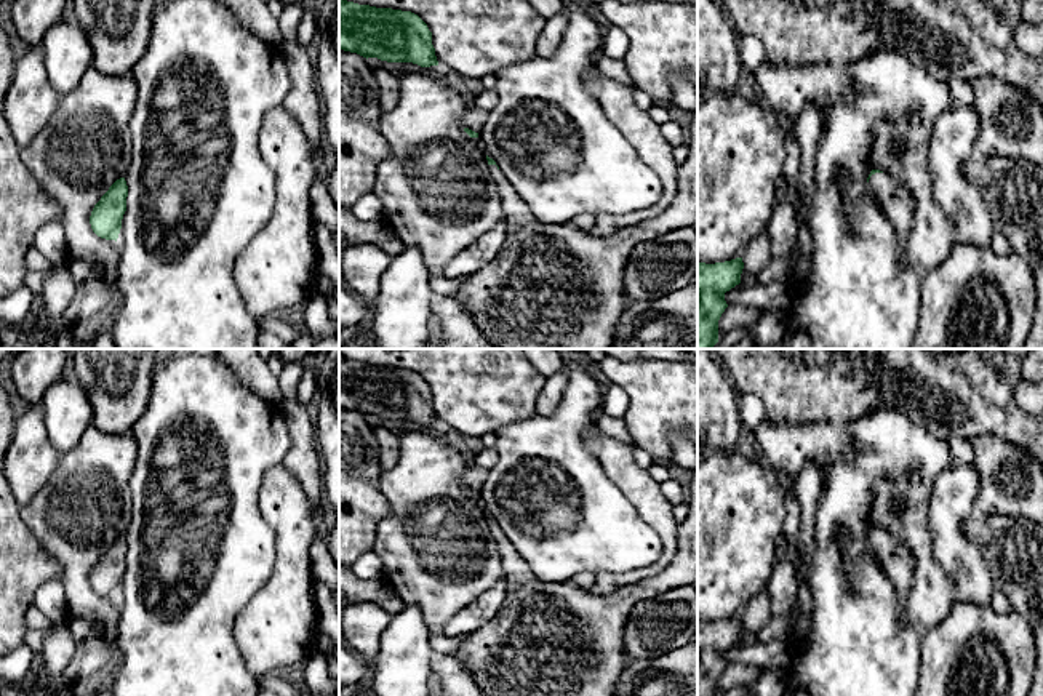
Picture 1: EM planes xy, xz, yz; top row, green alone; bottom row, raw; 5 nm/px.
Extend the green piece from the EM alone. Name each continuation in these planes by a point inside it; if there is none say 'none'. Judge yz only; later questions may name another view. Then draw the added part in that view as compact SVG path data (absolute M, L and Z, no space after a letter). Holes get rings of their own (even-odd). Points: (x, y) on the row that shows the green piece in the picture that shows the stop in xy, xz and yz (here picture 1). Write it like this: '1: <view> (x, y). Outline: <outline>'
1: yz (898, 204). Outline: M875 173L869 179L869 189L886 213L897 238L902 242L912 226L913 197L888 173Z

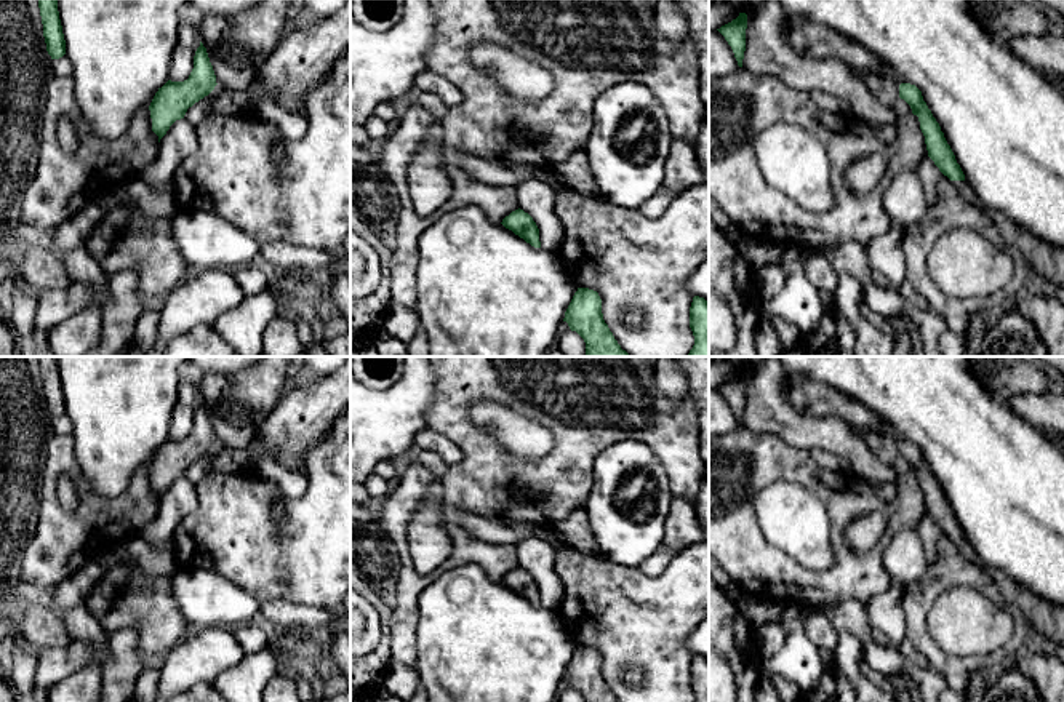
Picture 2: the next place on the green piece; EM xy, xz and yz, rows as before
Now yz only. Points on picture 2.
1: yz (1047, 259). Outline: M952 181L958 192L982 209L997 224L997 229L1006 245L1018 249L1027 261L1029 267L1043 275L1051 288L1064 286L1064 249L1051 245L1034 233L1016 225L1008 216L989 209L974 193L968 181Z

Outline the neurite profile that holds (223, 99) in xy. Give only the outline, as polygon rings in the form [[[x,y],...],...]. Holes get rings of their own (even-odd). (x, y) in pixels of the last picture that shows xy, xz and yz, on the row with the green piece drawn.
[[[216,85],[211,91],[211,109],[210,115],[216,112],[232,114],[253,110],[253,91],[250,88],[242,91],[232,91]]]

